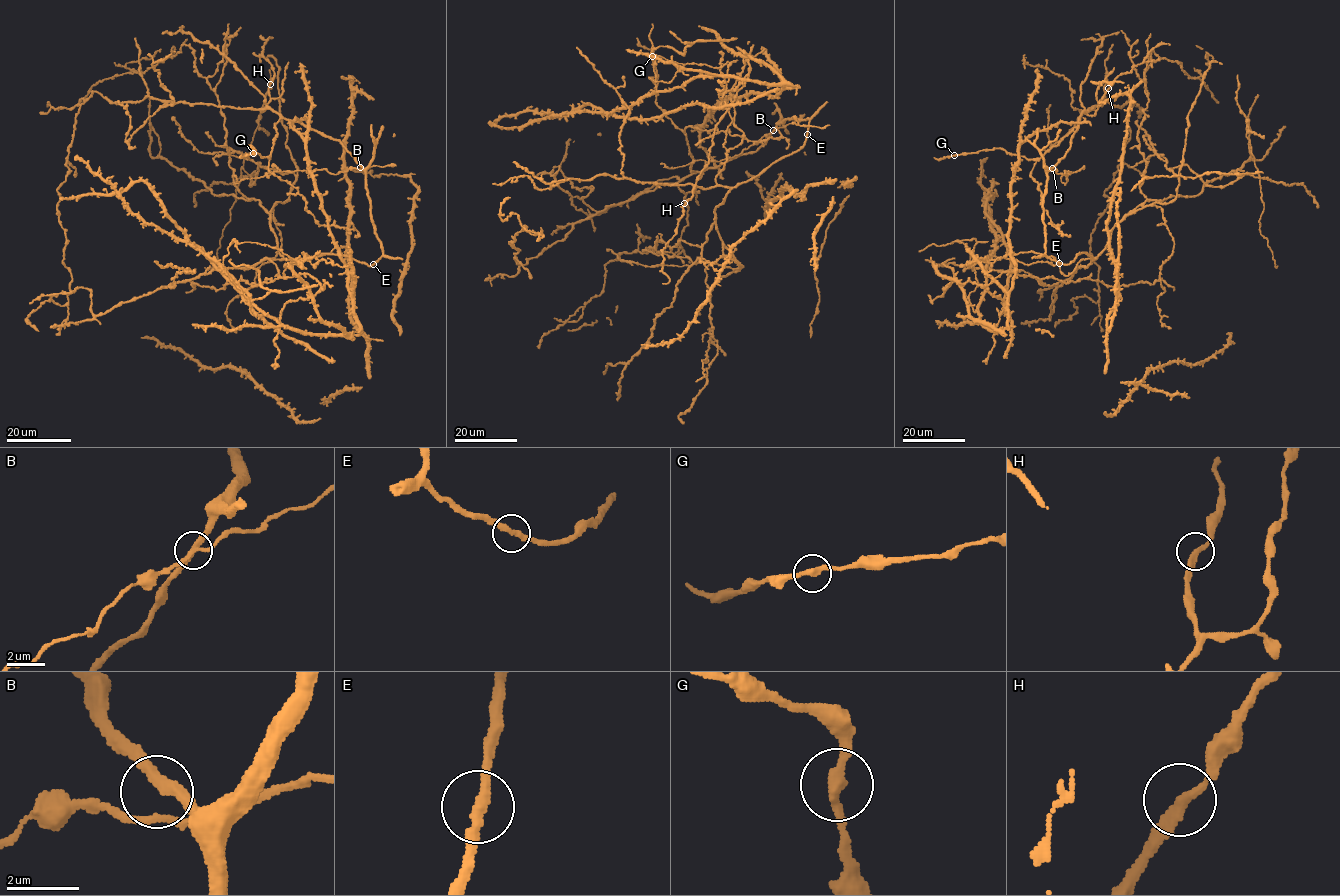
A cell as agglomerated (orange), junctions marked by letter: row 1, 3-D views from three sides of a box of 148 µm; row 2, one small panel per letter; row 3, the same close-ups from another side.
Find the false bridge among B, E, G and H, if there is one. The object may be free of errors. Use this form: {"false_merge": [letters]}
{"false_merge": []}

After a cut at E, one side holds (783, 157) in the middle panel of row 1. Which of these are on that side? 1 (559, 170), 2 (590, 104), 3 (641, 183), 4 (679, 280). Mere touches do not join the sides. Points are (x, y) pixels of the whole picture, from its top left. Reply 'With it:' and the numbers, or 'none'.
With it: 3, 4

